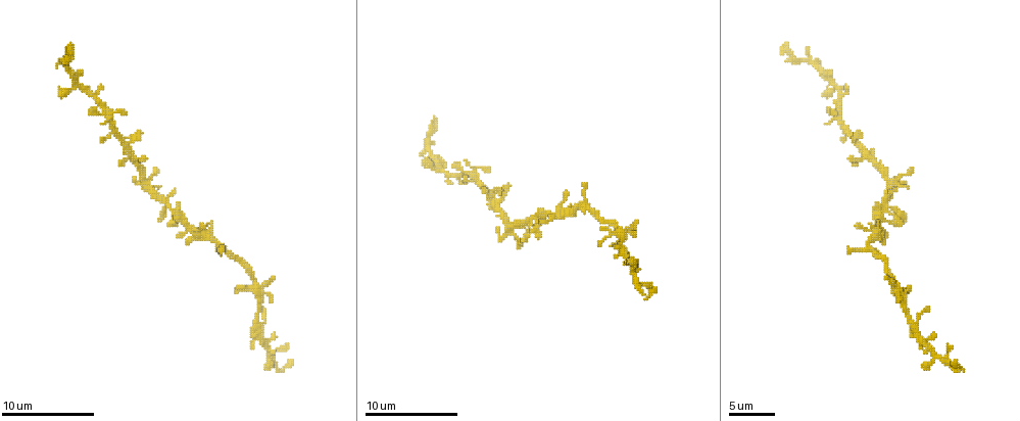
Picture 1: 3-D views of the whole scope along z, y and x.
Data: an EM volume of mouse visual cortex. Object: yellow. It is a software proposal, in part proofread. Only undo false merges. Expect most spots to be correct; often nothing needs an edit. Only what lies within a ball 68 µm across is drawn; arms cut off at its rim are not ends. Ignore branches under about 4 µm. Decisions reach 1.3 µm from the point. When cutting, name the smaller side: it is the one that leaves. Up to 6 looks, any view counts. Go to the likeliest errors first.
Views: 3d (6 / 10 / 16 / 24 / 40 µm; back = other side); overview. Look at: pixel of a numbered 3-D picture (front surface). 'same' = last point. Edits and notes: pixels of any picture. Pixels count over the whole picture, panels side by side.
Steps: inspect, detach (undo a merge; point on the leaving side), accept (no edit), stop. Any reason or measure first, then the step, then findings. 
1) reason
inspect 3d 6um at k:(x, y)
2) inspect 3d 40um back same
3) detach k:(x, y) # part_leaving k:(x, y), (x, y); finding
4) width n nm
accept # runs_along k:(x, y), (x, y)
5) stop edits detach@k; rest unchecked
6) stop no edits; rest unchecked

thin arm on a thick one
inspect 3d 6um at 1:(146, 179)

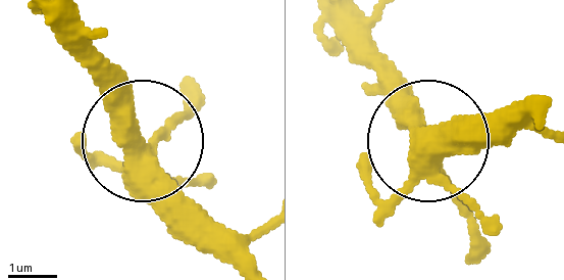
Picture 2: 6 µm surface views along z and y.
other side
inspect 3d 6um back at 2:(133, 146)

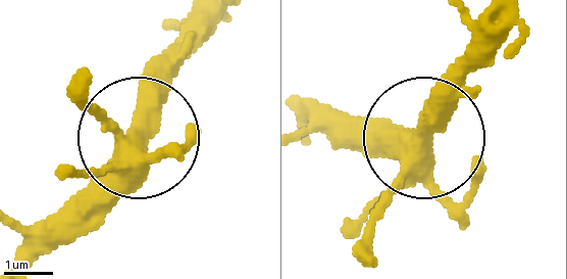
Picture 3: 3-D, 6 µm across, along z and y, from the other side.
width 440 nm
accept # runs_along 3:(14, 256), (137, 134), (80, 109); continuous, no second neuron

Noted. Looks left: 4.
small branch off a trunk
inspect 3d 16um at 1:(537, 221)

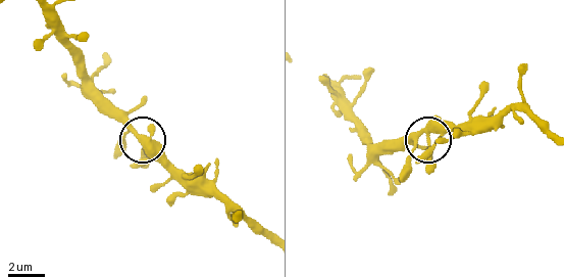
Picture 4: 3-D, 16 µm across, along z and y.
arms 4
accept # continuous, no second neuron

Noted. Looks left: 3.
a narrow waist
inspect 3d 10um at 1:(622, 241)

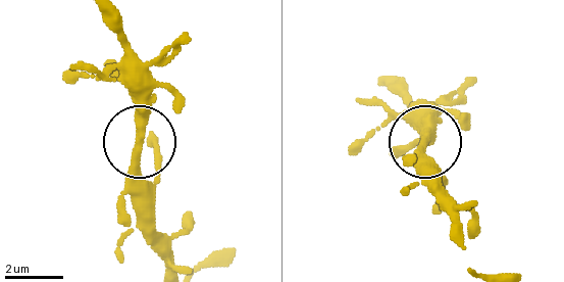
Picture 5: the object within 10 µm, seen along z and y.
accept # runs_along 5:(104, 18), (118, 41), (123, 78), (138, 106), (138, 199); one neuron here

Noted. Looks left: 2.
stop no edits; rest unchecked

